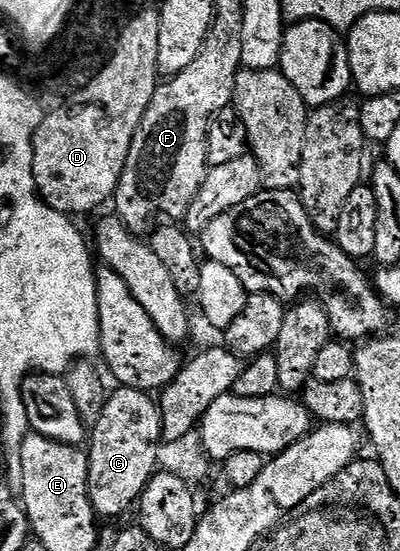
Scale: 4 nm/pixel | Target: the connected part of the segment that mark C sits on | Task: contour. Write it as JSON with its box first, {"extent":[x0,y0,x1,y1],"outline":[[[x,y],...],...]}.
{"extent":[87,386,161,519],"outline":[[[121,386],[117,391],[114,389],[103,408],[103,416],[99,416],[87,438],[89,499],[98,519],[117,518],[129,509],[130,513],[138,505],[141,494],[158,469],[157,446],[161,445],[161,407],[155,401],[154,395],[130,386]]]}

